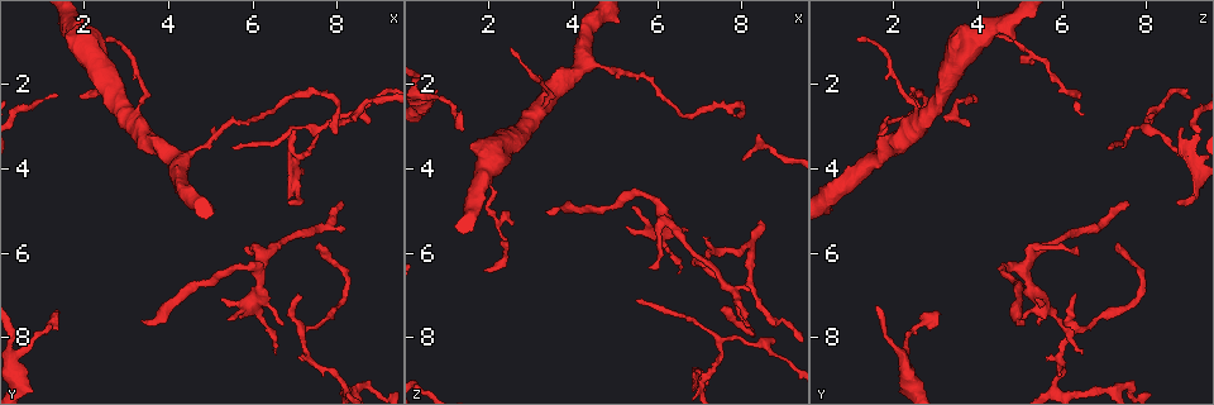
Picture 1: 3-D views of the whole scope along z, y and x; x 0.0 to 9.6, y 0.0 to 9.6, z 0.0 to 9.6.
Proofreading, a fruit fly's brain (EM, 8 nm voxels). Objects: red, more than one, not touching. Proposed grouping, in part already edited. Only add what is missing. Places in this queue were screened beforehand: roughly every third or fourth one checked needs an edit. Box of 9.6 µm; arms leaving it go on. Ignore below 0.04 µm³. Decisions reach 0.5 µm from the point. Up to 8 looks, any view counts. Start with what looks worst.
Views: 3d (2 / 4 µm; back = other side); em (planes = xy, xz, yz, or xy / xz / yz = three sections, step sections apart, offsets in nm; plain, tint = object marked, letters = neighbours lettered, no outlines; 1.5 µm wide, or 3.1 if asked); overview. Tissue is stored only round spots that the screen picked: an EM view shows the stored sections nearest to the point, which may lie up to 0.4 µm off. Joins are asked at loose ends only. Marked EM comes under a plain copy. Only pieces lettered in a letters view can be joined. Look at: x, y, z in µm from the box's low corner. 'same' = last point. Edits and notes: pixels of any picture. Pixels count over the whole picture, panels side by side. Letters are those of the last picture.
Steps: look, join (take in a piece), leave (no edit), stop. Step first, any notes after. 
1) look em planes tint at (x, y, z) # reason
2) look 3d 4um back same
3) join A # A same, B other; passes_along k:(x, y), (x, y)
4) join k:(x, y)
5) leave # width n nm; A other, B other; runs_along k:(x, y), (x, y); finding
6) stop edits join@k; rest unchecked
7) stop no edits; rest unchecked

look 3d 2um back at (3.40, 7.55, 5.05) # end of a long branch

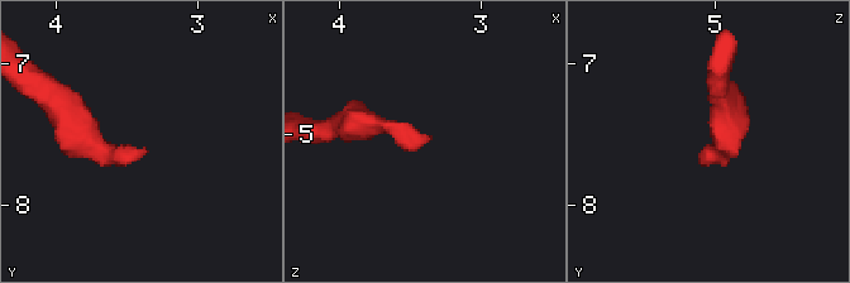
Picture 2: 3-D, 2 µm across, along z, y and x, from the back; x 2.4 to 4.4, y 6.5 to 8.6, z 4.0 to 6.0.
look em planes letters at (3.40, 7.62, 5.08) # now the EM

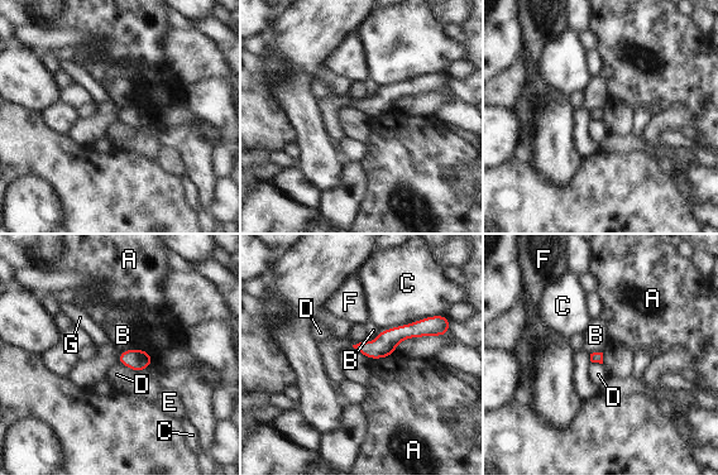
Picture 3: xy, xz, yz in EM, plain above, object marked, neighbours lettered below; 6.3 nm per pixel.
leave # A other, B other, C other, D other, E other, F other, G other; border 3:(381, 330), (373, 340), (365, 341); none of them fits

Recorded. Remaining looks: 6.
look 3d 4um at (8.10, 4.80, 7.50) # long arm stops here

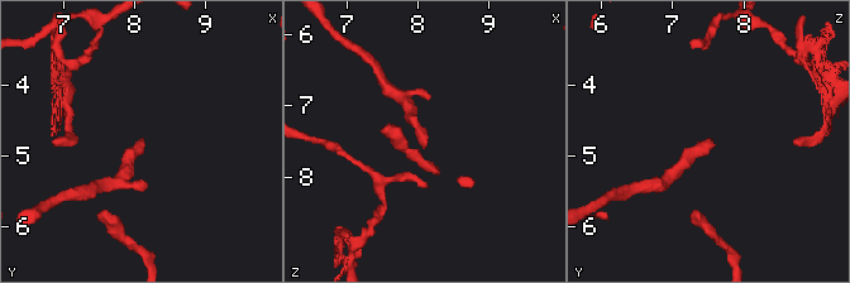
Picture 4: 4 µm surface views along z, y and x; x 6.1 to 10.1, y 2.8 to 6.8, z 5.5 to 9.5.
look em planes tint at (8.10, 4.80, 7.50)

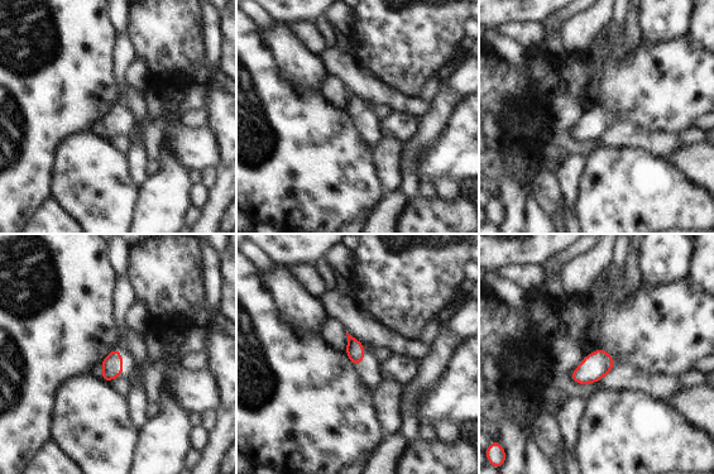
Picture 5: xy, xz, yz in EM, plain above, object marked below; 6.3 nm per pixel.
look em planes letters same # what lies round it

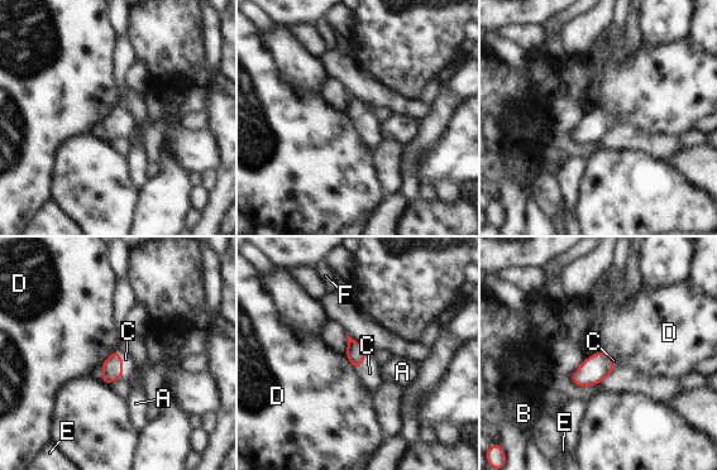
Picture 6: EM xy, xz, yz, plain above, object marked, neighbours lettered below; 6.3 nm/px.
join C # A other, B other, C same, D other, E other, F other; passes_along 6:(354, 353), (362, 364), (369, 373); the cell continues

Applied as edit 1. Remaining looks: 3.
look overview # redraw

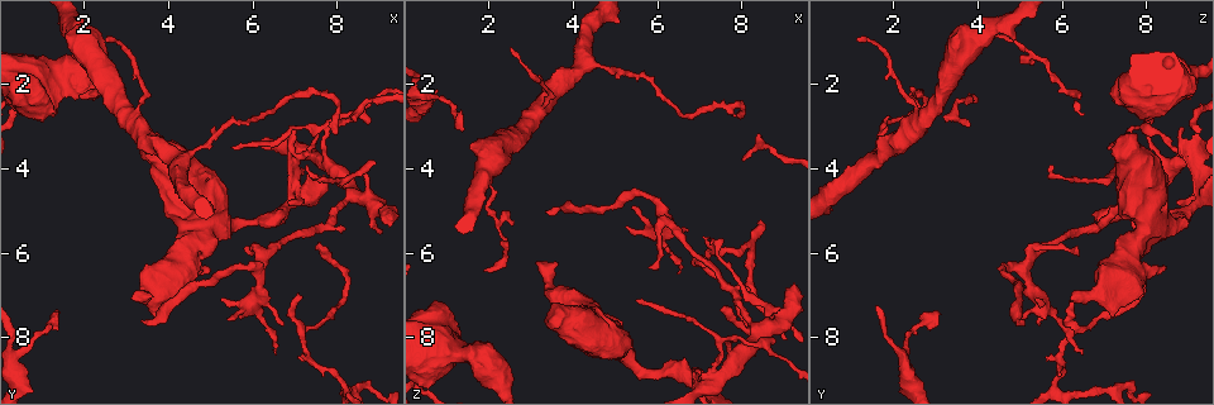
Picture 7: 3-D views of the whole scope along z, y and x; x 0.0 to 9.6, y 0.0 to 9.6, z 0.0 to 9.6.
look em planes letters at (1.40, 7.45, 3.10) # tapers out

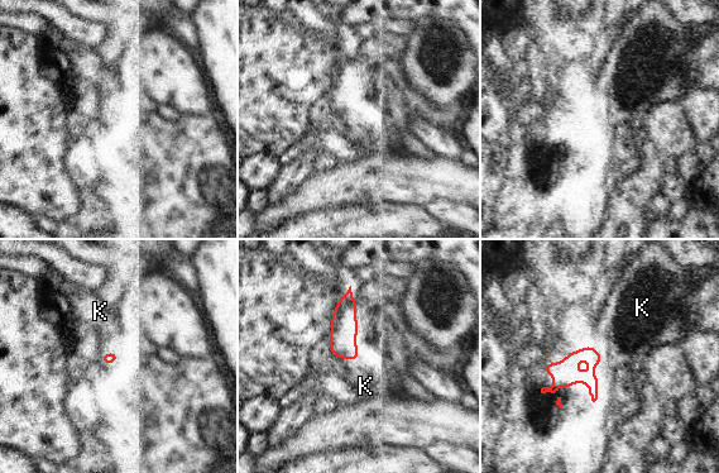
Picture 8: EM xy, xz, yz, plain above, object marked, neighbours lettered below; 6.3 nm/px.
leave # K other; border 8:(586, 344), (592, 345), (603, 361); no lettered piece goes on from it

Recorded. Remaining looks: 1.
stop edits join@6; rest unchecked

